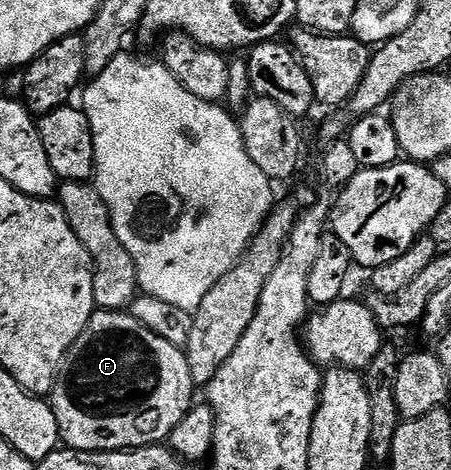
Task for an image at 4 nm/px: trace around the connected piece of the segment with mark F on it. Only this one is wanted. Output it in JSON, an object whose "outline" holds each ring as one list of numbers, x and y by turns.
{"outline":[[104,309,96,311,92,315,85,331,81,331,81,335,77,335,73,347,69,347,67,356,63,358,63,366,59,369,55,385,49,394,49,404,53,415,57,415,59,439,66,448,104,453,105,451,119,451,121,449,140,449,146,445,158,445,166,442,171,436,173,427,177,427,177,423,181,423,181,419,185,419,185,415,191,410,193,404,191,396,194,393,197,393,197,387,191,381,189,363,184,350,178,349,173,343,165,343,165,339,161,339,161,335,153,335,153,331,149,331,149,327,145,327,136,317,132,317,130,312]]}

